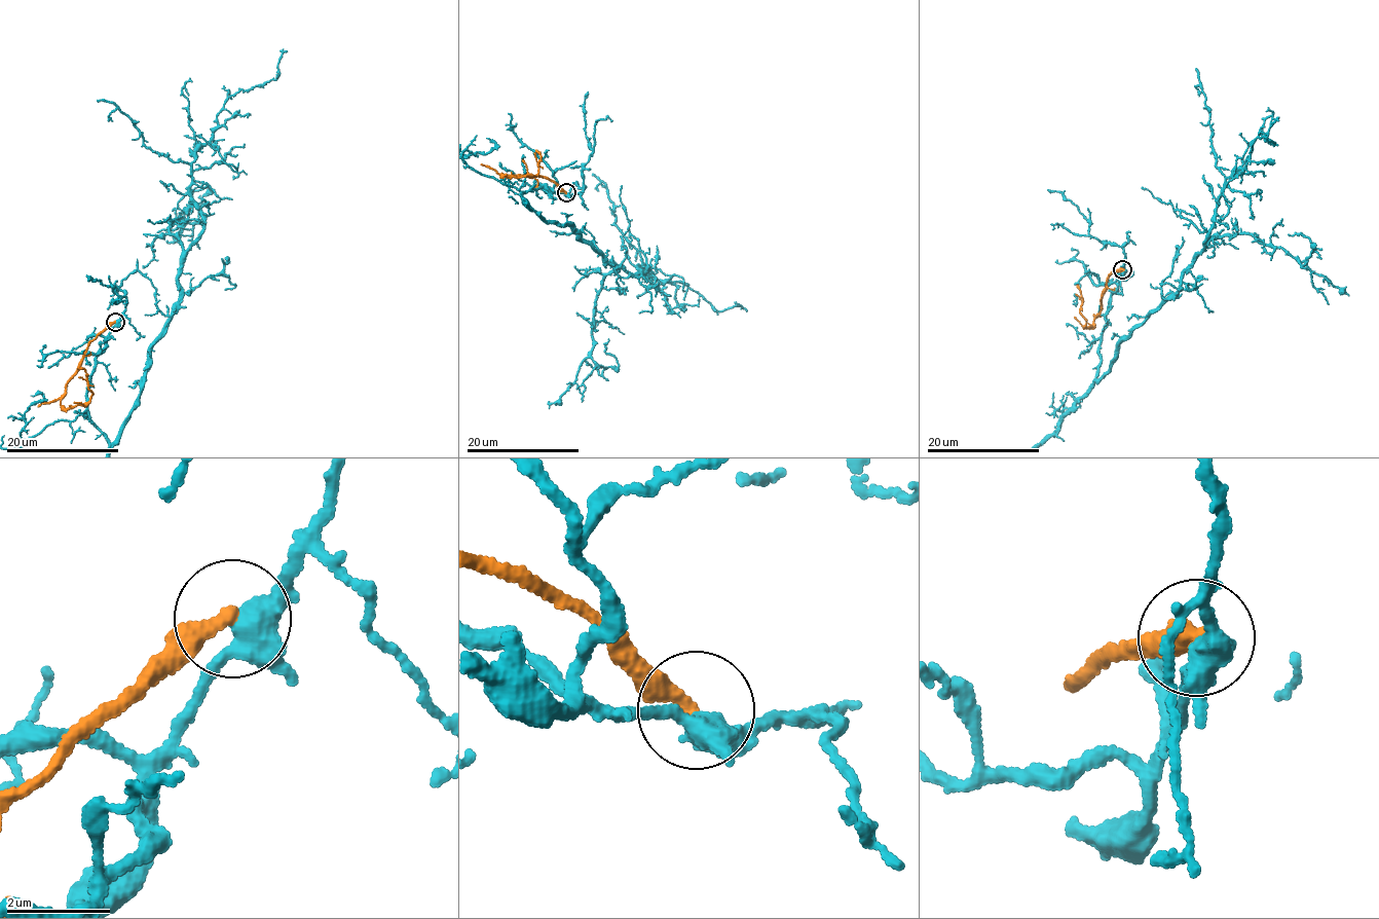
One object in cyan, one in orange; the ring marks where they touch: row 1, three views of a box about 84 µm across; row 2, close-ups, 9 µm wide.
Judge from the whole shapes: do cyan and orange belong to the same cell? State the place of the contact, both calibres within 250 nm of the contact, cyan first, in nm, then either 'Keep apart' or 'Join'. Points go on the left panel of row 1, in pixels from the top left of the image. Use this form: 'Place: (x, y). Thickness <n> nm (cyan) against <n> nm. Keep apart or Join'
Place: (115, 322). Thickness 380 nm (cyan) against 320 nm. Keep apart

